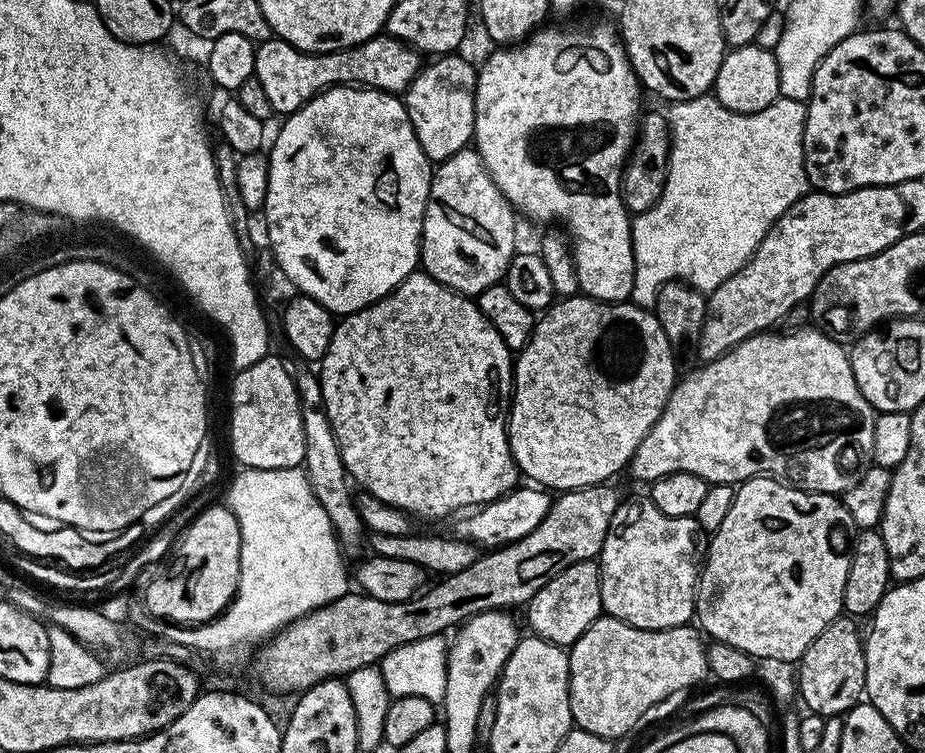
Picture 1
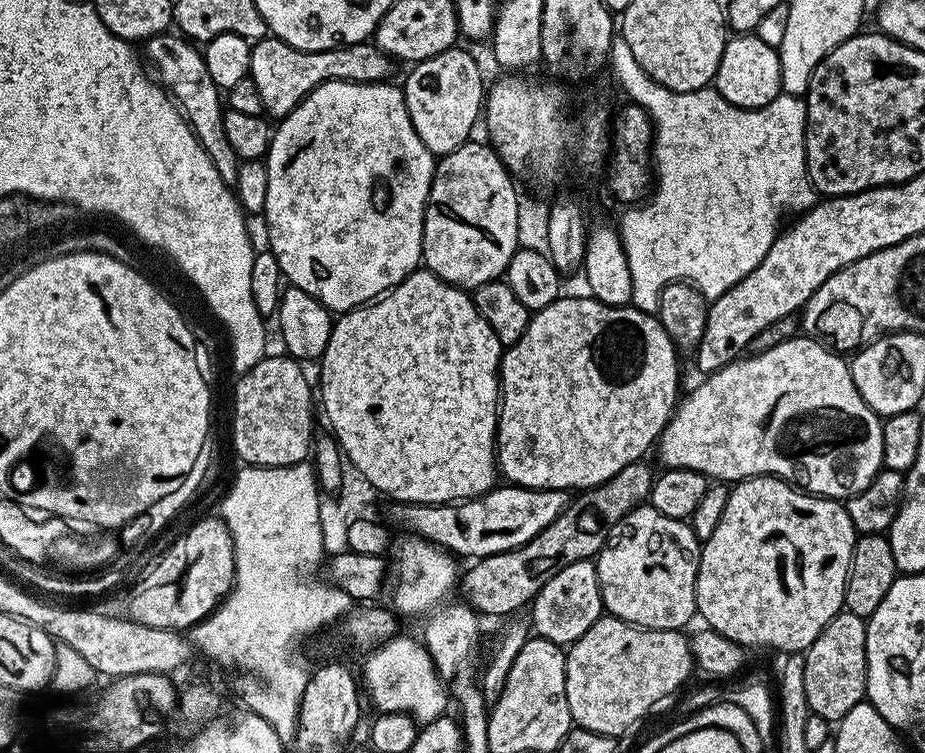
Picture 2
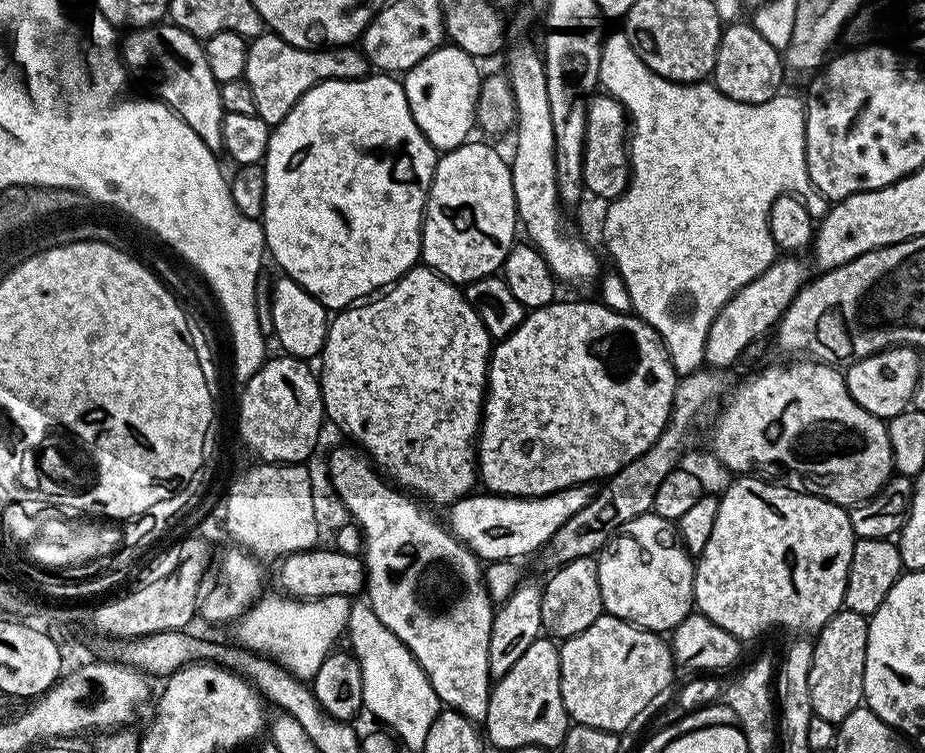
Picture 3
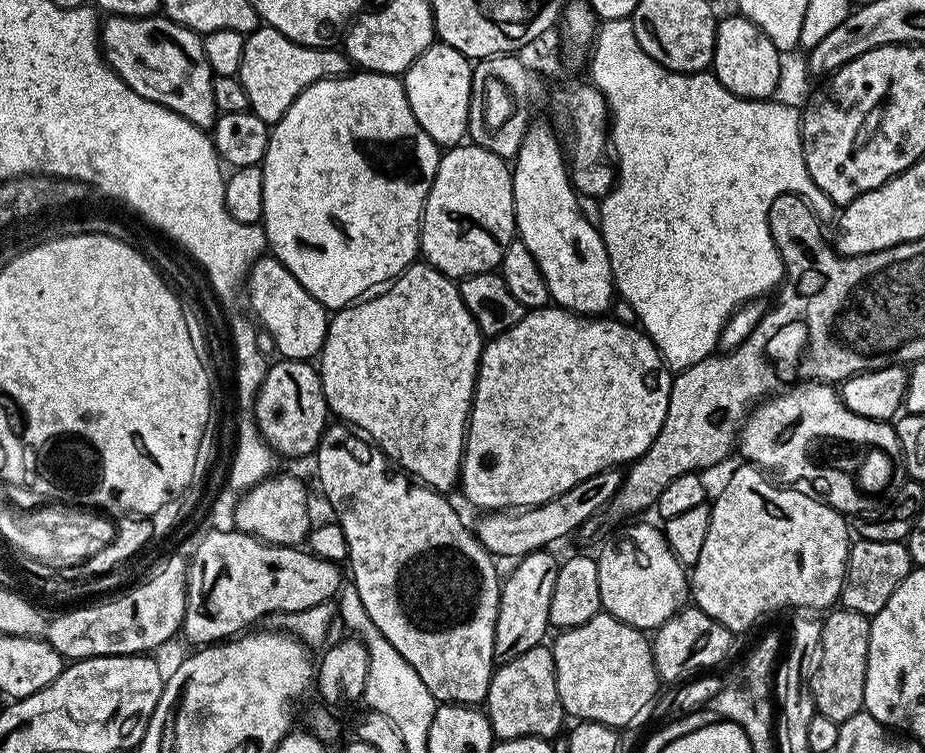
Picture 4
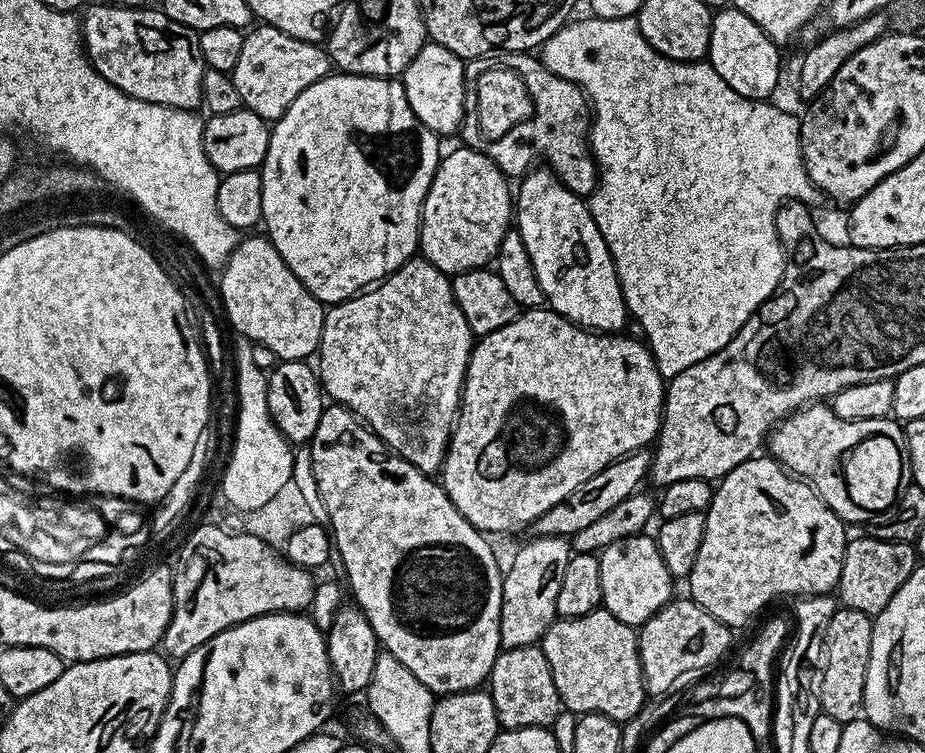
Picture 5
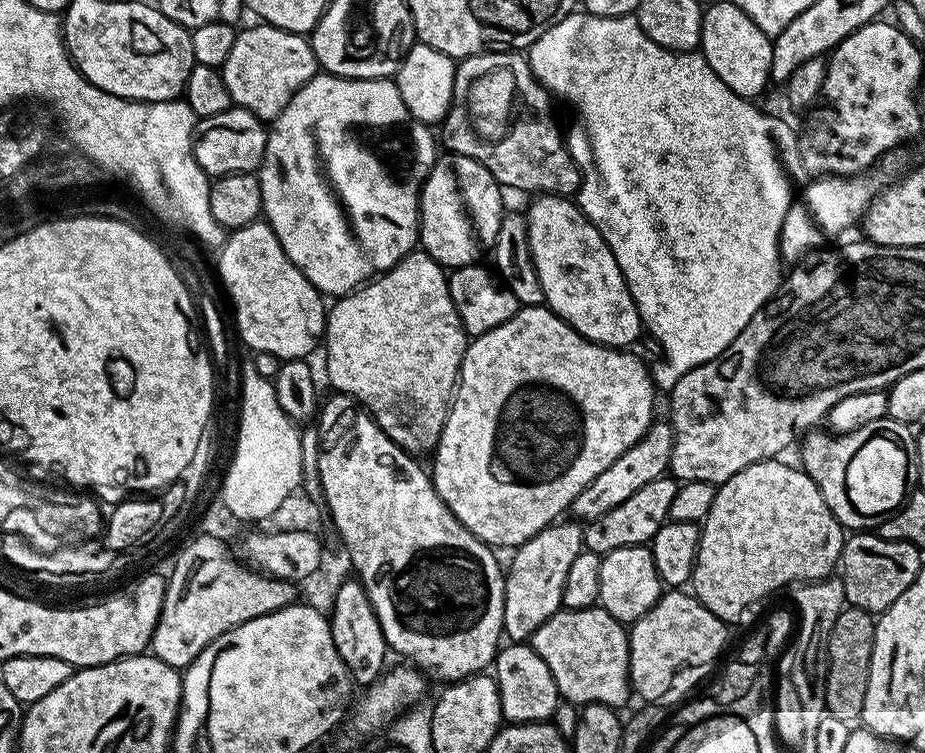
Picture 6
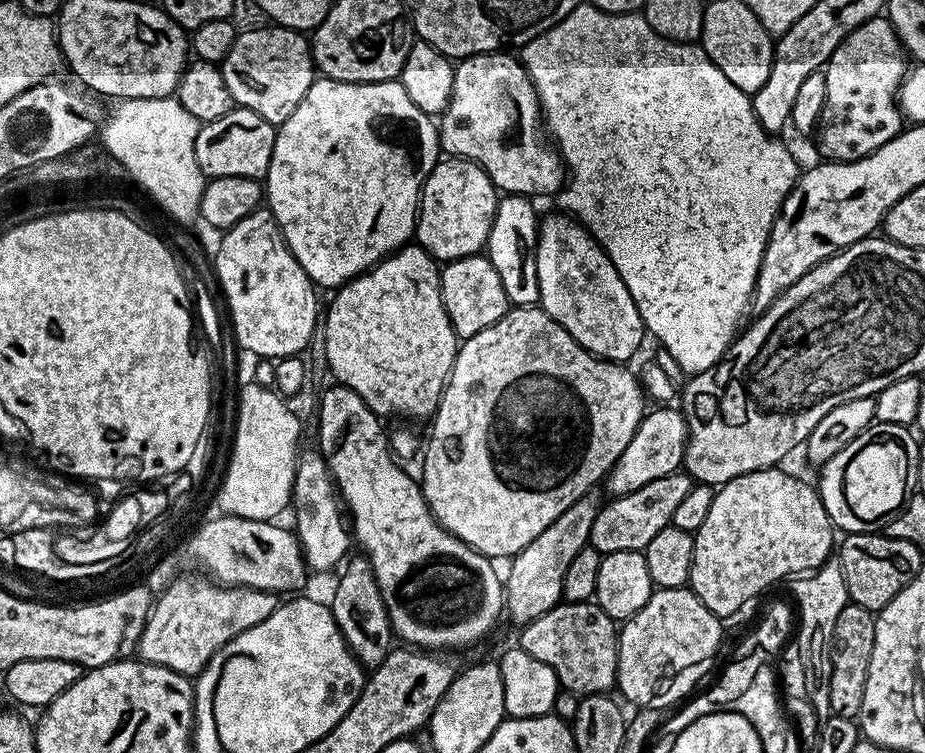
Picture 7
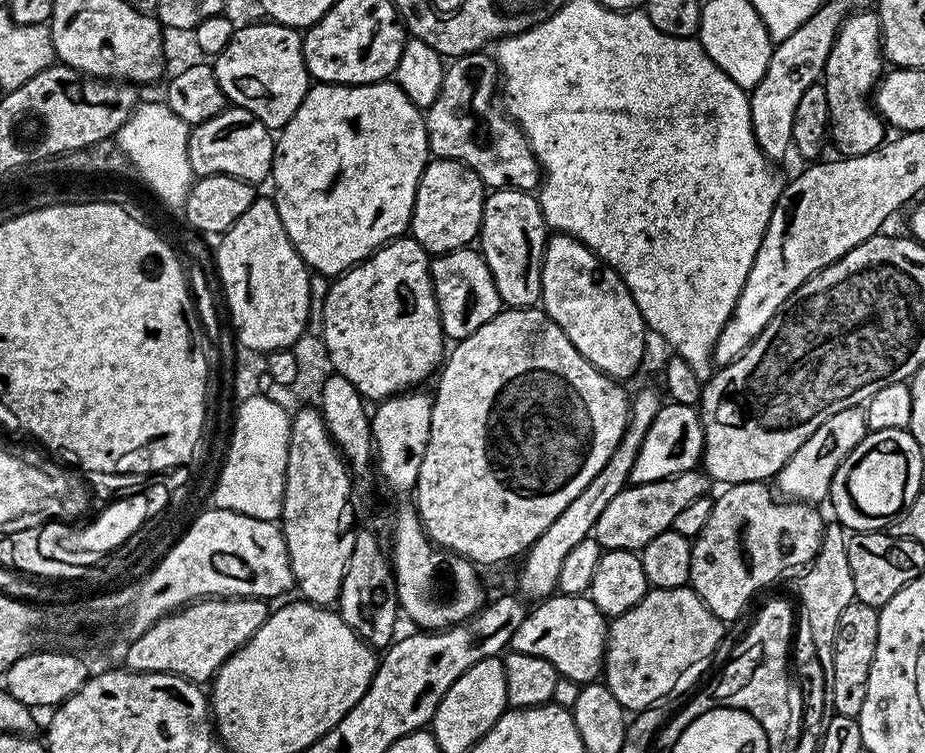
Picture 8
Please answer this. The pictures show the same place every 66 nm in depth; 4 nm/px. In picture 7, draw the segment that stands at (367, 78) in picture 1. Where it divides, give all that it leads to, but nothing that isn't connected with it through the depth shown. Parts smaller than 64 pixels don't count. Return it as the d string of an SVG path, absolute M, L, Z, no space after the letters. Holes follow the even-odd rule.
M279 26L268 27L272 28L241 31L230 54L226 54L226 58L222 61L222 71L226 78L226 86L230 86L232 99L239 107L254 110L254 114L266 118L266 122L279 126L286 122L286 118L290 118L290 114L294 114L294 110L298 110L298 102L306 98L306 90L310 90L314 79L314 65L310 40L303 31Z

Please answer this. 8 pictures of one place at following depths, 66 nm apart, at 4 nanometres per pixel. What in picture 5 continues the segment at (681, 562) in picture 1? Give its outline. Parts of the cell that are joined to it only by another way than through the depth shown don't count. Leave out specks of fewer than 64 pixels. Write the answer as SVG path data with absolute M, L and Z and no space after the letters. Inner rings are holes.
M641 534L622 538L599 553L602 570L602 606L623 624L643 626L658 610L662 610L673 599L674 577L662 562L655 539Z

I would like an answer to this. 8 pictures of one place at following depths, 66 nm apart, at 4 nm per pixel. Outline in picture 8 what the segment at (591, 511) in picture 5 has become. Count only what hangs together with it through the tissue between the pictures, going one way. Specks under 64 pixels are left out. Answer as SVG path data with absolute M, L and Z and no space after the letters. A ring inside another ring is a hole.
M664 402L638 448L629 481L634 484L645 484L670 478L674 474L691 472L701 463L703 455L704 431L699 411L691 404Z

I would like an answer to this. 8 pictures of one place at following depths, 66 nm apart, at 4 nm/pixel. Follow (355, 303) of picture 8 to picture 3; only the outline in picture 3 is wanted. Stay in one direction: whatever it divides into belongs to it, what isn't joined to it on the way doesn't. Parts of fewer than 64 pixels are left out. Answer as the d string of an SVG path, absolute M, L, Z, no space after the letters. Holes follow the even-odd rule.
M427 266L411 268L401 280L396 281L383 294L377 295L367 302L360 302L353 307L337 311L331 317L328 325L328 337L324 343L322 359L319 361L319 363L321 362L320 368L318 367L320 392L324 396L324 411L327 419L331 423L333 420L346 435L353 436L357 440L355 443L363 449L368 459L389 481L395 482L401 489L407 490L417 497L425 496L428 500L437 500L441 506L447 506L453 500L469 495L475 489L472 487L478 484L478 437L486 399L488 361L493 347L493 337L488 335L486 326L482 326L482 318L478 318L478 314L474 314L474 306L470 306L470 302L466 302L463 291L457 285L453 284L451 280L439 276Z

